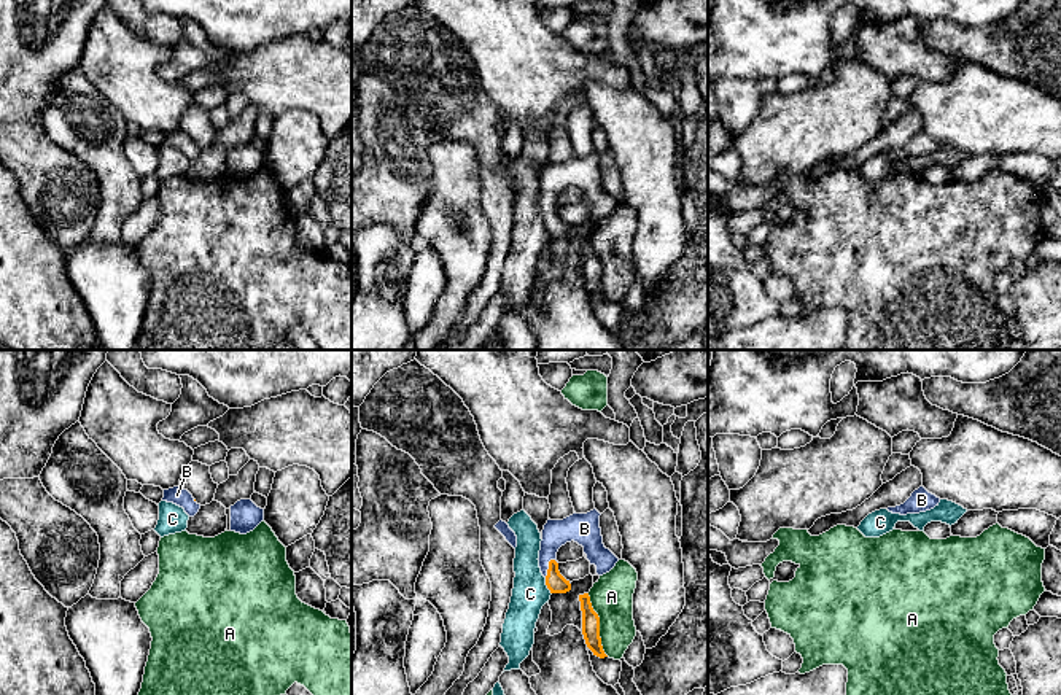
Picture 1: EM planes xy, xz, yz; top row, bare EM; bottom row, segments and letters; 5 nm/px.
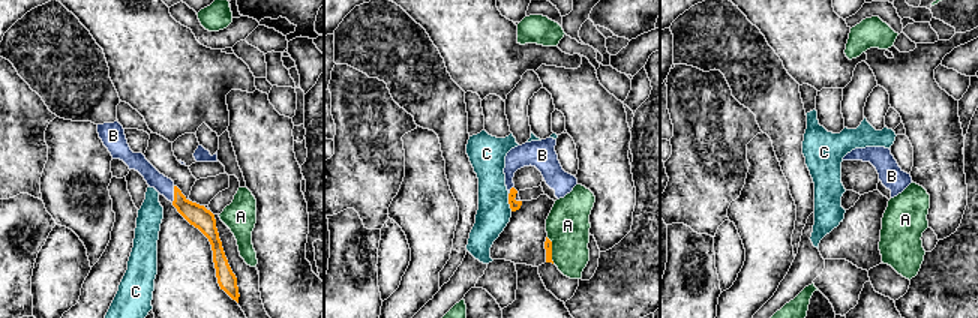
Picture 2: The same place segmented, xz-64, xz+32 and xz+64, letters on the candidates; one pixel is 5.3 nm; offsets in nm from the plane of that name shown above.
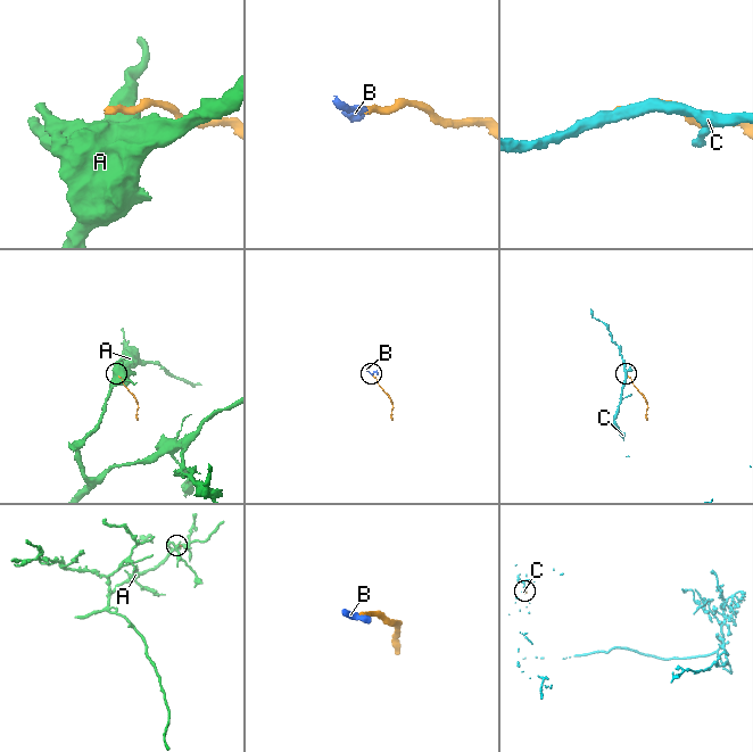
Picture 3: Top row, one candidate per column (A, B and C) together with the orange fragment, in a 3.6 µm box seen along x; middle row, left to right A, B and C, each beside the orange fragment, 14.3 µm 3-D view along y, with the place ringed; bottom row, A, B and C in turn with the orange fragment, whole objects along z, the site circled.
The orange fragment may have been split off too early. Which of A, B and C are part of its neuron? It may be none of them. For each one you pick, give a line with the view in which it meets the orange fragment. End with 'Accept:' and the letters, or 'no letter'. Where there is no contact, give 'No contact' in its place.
B: Touches orange in xz
Accept: B

